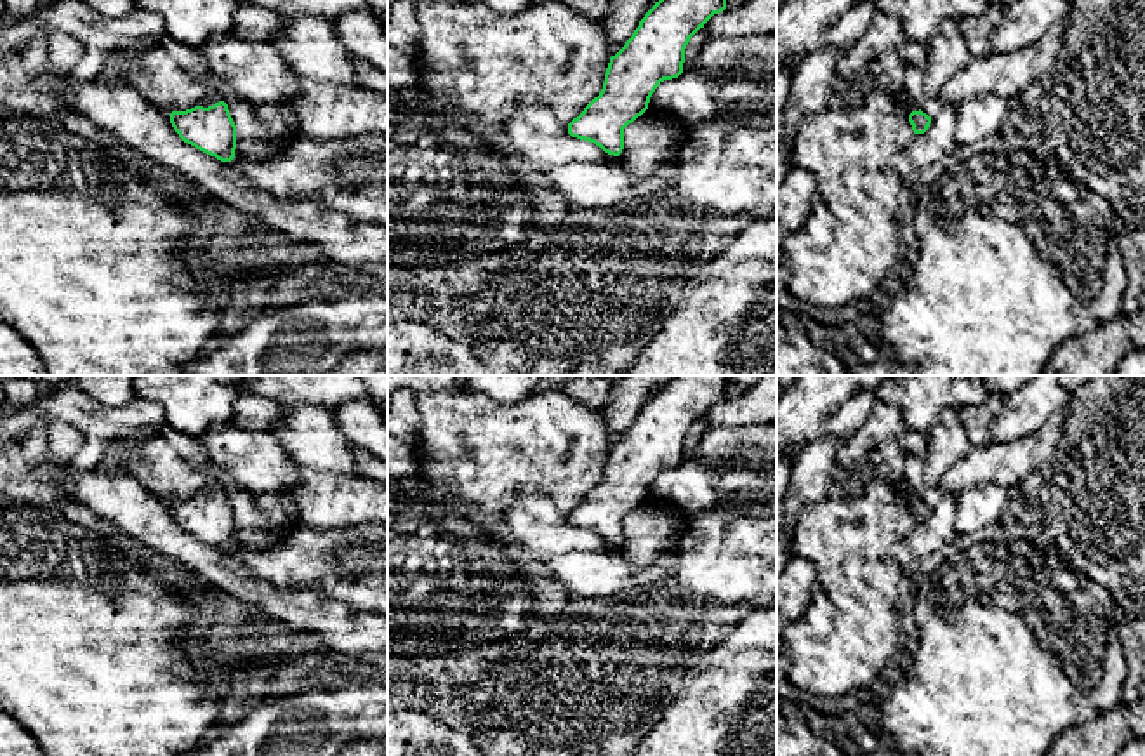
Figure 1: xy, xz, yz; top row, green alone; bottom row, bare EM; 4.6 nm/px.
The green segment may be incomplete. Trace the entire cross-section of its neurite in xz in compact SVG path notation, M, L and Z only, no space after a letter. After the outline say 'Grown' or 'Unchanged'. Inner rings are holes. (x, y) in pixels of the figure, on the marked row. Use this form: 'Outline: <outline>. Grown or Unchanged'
Outline: M659 0L639 21L625 45L610 57L603 89L584 111L568 123L568 134L619 156L624 149L624 129L648 109L655 89L683 73L685 49L704 24L726 9L726 0Z. Unchanged

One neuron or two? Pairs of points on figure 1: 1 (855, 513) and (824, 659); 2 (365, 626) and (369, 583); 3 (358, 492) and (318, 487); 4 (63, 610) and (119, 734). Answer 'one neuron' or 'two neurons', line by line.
1: one neuron
2: two neurons
3: one neuron
4: one neuron

